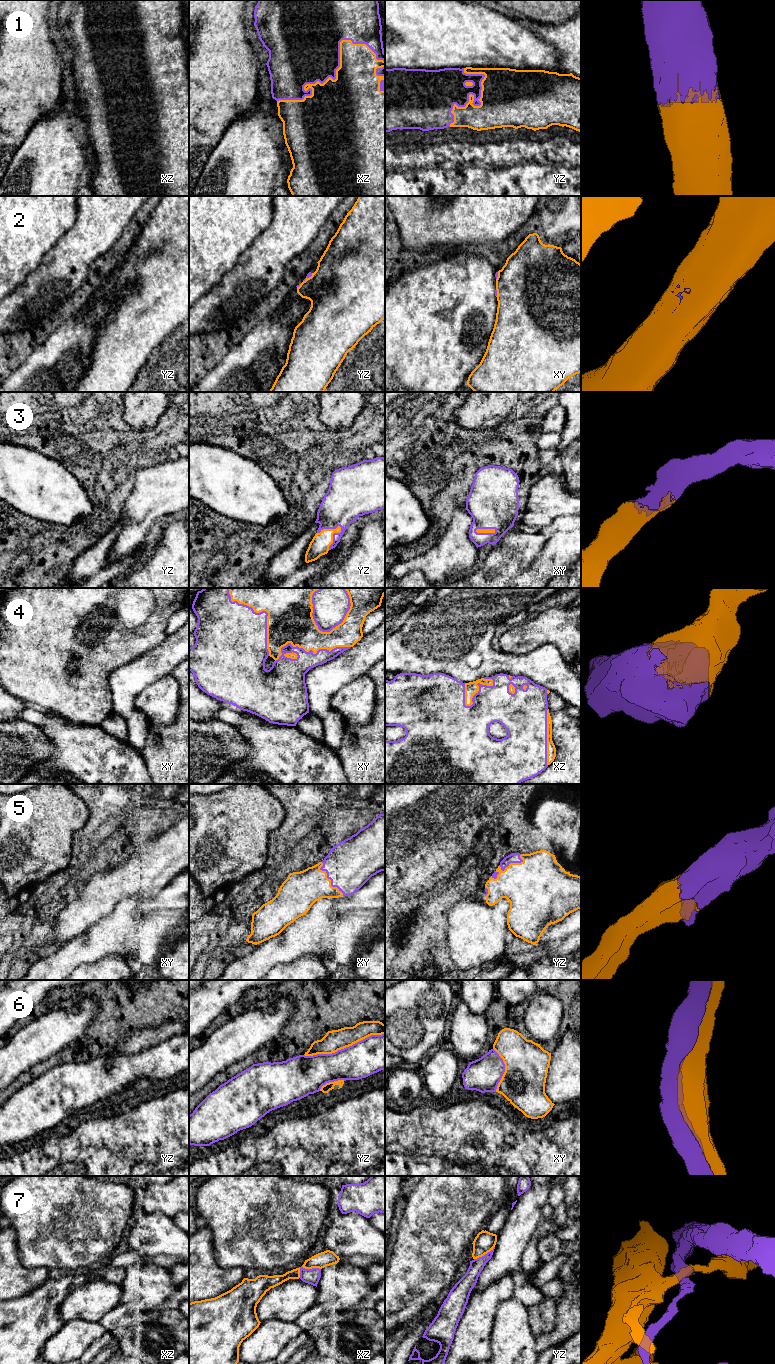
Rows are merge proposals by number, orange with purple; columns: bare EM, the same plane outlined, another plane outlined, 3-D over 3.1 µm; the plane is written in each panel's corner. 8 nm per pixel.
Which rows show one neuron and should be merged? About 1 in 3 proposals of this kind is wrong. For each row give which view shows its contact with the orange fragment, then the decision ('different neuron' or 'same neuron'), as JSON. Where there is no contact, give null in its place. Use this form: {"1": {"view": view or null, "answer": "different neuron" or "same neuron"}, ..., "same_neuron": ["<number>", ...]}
{"1": {"view": "xz", "answer": "same neuron"}, "2": {"view": "yz", "answer": "different neuron"}, "3": {"view": "yz", "answer": "same neuron"}, "4": {"view": "xy", "answer": "same neuron"}, "5": {"view": "xy", "answer": "same neuron"}, "6": {"view": "yz", "answer": "different neuron"}, "7": {"view": "xz", "answer": "different neuron"}, "same_neuron": ["1", "3", "4", "5"]}

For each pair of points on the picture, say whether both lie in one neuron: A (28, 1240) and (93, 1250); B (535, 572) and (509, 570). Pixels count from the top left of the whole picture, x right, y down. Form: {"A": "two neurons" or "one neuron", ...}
{"A": "one neuron", "B": "two neurons"}

